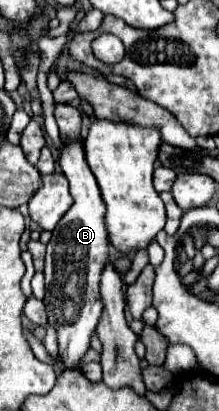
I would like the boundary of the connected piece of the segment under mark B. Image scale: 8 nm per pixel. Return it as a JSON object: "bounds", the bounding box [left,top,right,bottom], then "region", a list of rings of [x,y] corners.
{"bounds":[43,141,109,369],"region":[[[63,141],[63,155],[59,163],[63,175],[69,179],[75,203],[61,217],[59,225],[53,229],[51,241],[47,243],[43,303],[47,307],[47,325],[57,329],[59,357],[65,369],[77,369],[89,351],[91,337],[97,333],[97,325],[105,309],[99,281],[105,265],[109,263],[109,235],[105,225],[107,209],[99,185],[85,161],[81,141]]]}

